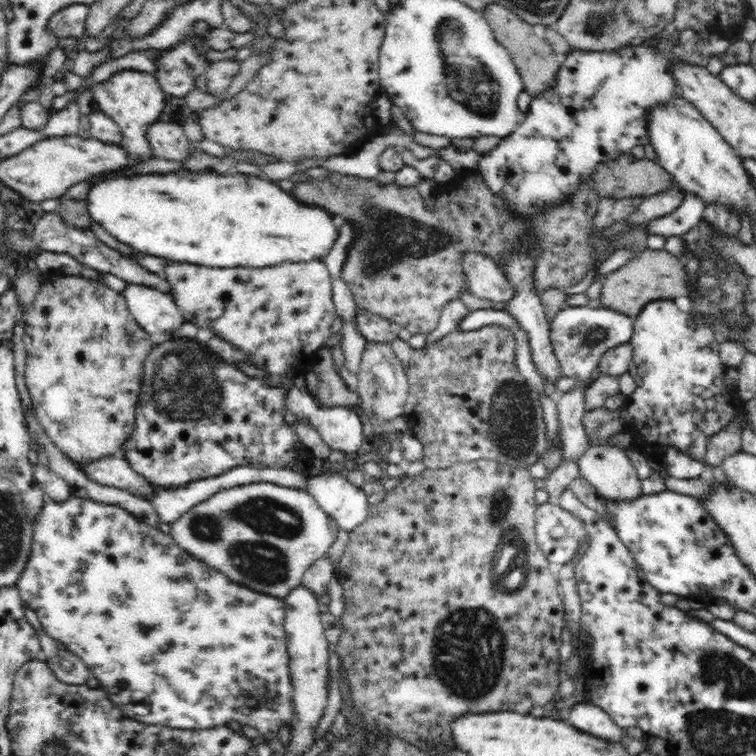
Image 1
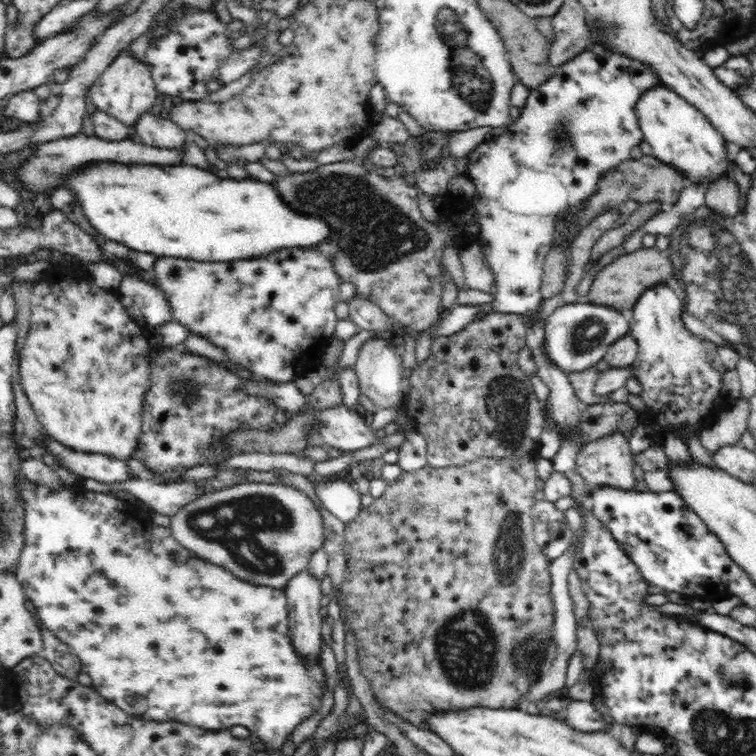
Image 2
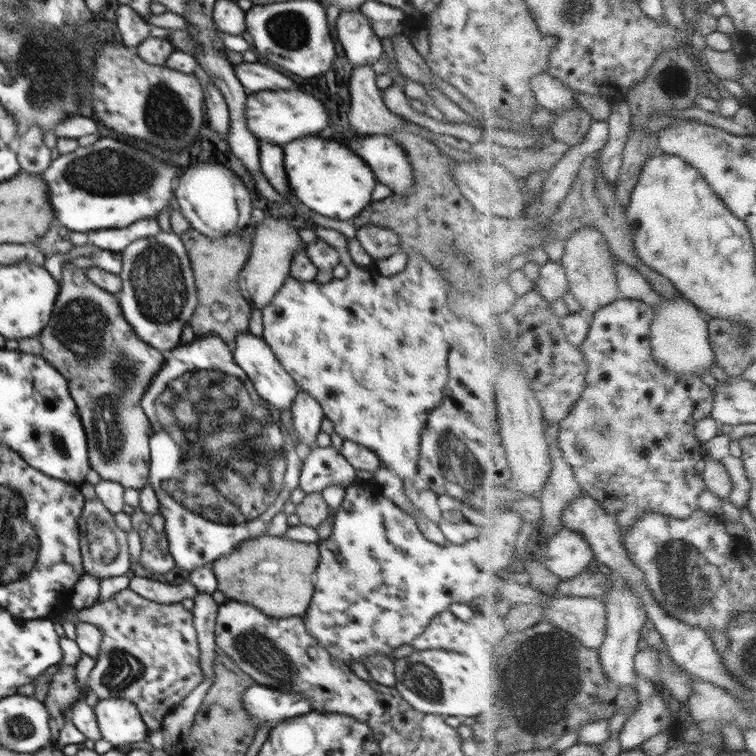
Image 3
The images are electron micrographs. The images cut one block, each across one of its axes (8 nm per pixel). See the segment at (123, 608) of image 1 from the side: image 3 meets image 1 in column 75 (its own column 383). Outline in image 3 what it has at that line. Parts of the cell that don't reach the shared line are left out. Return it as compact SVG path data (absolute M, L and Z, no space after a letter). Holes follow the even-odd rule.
M352 483L346 485L344 499L340 504L340 507L334 510L334 523L332 525L332 534L330 538L320 541L320 552L322 548L328 548L332 552L330 560L328 562L338 562L338 564L322 564L322 558L320 558L320 570L318 570L318 576L315 579L315 592L312 595L309 607L307 608L302 618L304 618L304 625L307 626L308 632L316 637L316 640L324 648L329 650L328 653L336 659L340 659L340 663L344 663L350 666L351 661L362 662L364 657L368 657L372 654L392 654L395 648L402 646L402 644L412 644L414 638L419 637L427 628L428 623L435 617L436 614L442 613L448 610L451 604L470 604L476 598L491 599L494 592L490 588L490 583L484 581L484 575L481 570L476 568L478 564L478 558L480 558L480 544L478 540L469 540L464 544L452 544L446 543L445 545L439 545L431 540L425 538L424 534L420 532L415 520L411 515L396 506L390 499L384 497L381 492L372 492L372 490L366 490L358 484Z

